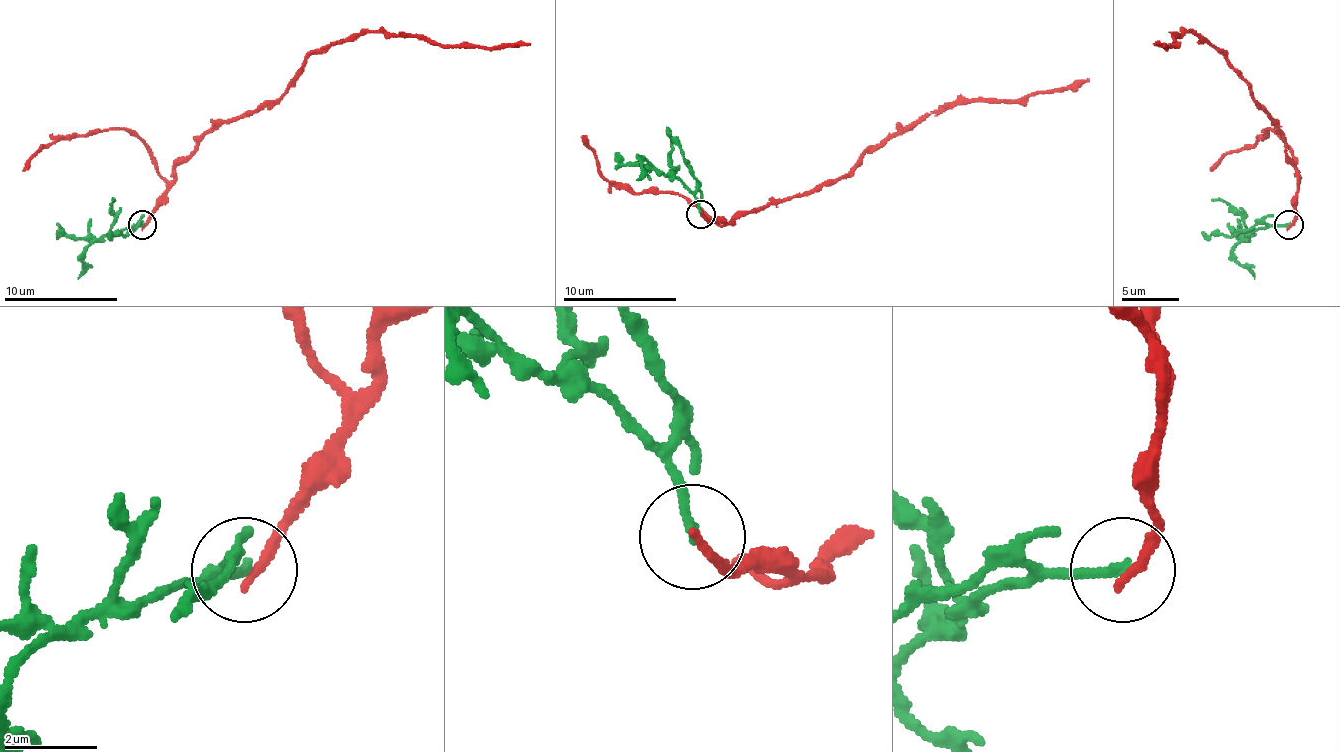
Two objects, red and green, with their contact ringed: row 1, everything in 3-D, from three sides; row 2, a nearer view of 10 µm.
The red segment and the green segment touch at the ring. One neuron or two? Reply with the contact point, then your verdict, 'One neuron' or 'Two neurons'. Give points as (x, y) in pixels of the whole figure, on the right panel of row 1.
Place: (1288, 225). Two neurons

